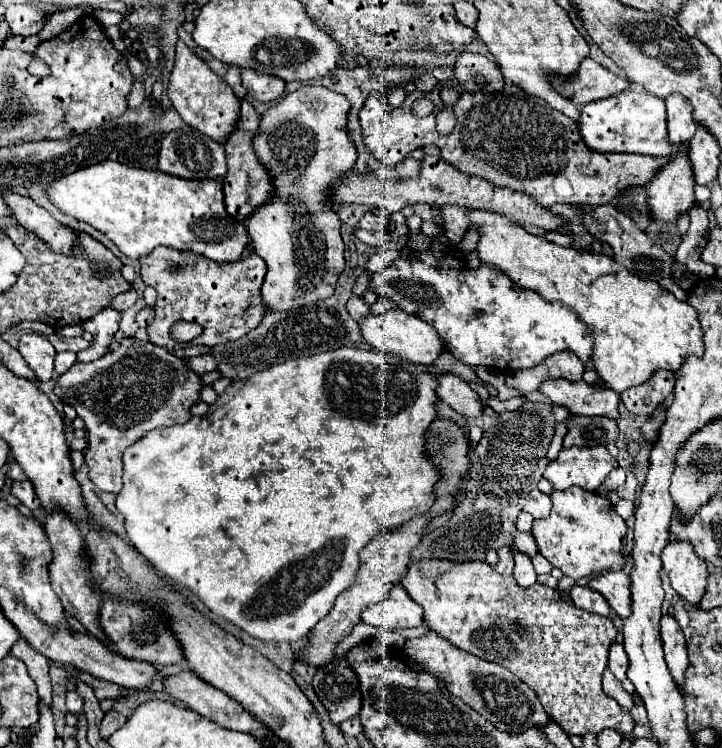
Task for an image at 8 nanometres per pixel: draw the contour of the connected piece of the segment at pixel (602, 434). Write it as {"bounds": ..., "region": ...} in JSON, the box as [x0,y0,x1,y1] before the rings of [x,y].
{"bounds":[563,416,617,446],"region":[[[573,416],[563,446],[607,446],[615,442],[617,436],[617,420],[605,416]]]}

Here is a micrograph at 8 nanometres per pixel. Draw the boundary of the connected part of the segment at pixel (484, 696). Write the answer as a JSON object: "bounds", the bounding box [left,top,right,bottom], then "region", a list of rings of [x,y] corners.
{"bounds":[405,632,549,730],"region":[[[435,632],[405,642],[405,652],[415,662],[419,662],[427,674],[433,674],[435,678],[443,680],[453,696],[461,698],[483,718],[489,718],[489,722],[493,722],[499,730],[527,730],[549,722],[549,716],[545,714],[537,694],[521,680],[517,680],[509,670],[495,662],[487,662],[473,654],[465,654],[445,638],[437,636]]]}

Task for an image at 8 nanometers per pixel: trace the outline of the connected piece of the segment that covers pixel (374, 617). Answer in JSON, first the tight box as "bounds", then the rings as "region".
{"bounds":[361,584,423,630],"region":[[[397,584],[385,600],[367,606],[361,612],[361,620],[373,628],[399,630],[421,626],[423,624],[421,614],[423,614],[421,606],[409,598],[409,594],[401,584]]]}

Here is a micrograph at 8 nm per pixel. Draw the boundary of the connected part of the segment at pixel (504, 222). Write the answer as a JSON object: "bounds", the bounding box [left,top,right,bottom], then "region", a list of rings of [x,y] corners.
{"bounds":[471,212,703,392],"region":[[[481,212],[481,220],[471,220],[471,226],[479,230],[481,264],[493,266],[515,284],[539,292],[545,300],[559,300],[577,312],[593,336],[591,362],[611,390],[623,392],[639,386],[659,368],[677,372],[685,356],[703,354],[697,312],[657,282],[629,274],[625,266],[605,254],[563,248],[545,236],[529,234],[499,214]]]}

